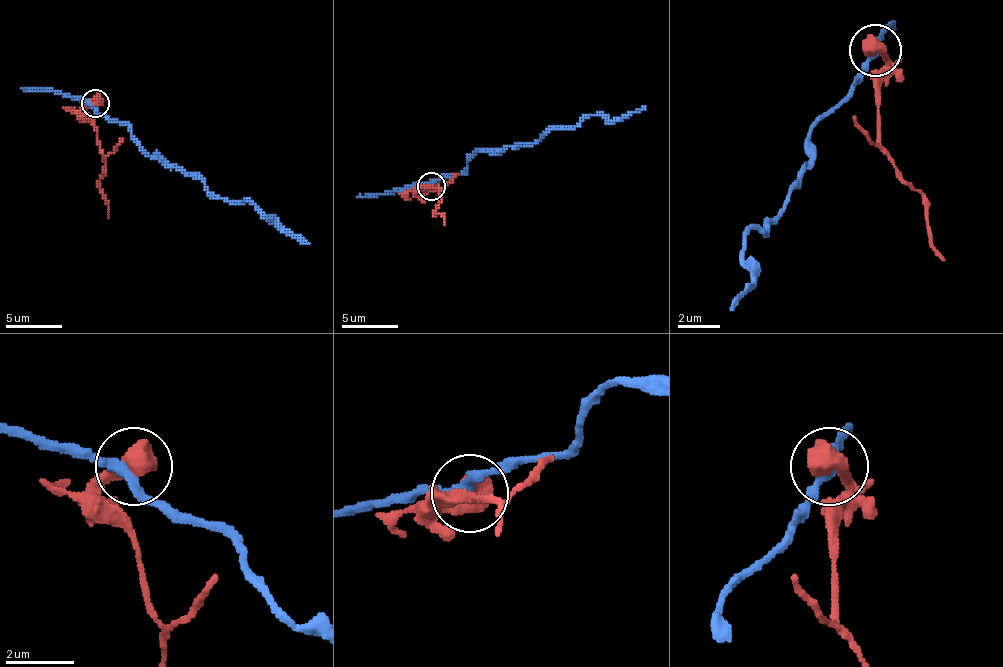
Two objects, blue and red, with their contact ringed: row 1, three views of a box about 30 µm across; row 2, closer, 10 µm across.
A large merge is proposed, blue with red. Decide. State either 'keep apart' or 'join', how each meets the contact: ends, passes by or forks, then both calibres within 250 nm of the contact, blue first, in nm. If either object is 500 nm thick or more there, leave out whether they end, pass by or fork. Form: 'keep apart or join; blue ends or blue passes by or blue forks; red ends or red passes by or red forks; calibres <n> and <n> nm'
keep apart; calibres 300 and 750 nm

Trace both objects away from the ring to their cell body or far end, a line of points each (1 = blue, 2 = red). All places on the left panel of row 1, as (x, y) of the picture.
1: (94, 102), (100, 113), (122, 122), (145, 150), (196, 175), (210, 192), (255, 206), (309, 243)
2: (94, 102), (86, 116), (103, 156), (106, 170), (100, 181), (108, 218)

